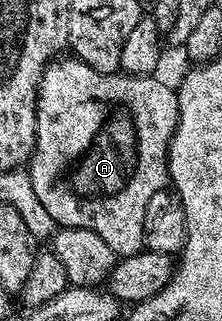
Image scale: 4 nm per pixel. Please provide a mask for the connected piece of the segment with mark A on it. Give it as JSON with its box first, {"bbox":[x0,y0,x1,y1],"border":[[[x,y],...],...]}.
{"bbox":[27,56,179,256],"border":[[[61,56],[45,67],[45,71],[41,73],[41,84],[37,87],[35,148],[27,163],[31,188],[35,190],[40,203],[47,208],[48,215],[58,227],[87,228],[87,232],[95,232],[95,236],[100,236],[118,256],[139,254],[145,249],[143,216],[147,212],[147,200],[151,200],[151,196],[155,196],[155,192],[166,189],[169,182],[169,145],[177,130],[179,104],[176,89],[172,85],[169,87],[167,83],[160,82],[159,79],[160,77],[157,76],[143,74],[95,72],[95,68],[91,68],[86,62],[79,61],[76,56]]]}

